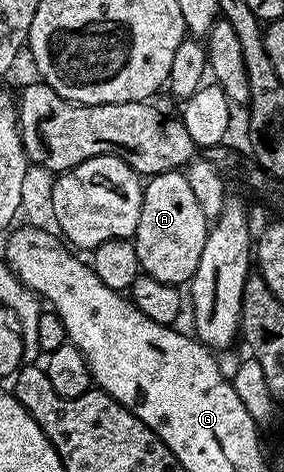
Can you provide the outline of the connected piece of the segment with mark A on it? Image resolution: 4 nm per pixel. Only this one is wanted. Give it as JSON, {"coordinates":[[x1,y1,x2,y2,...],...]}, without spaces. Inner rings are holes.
{"coordinates":[[179,169,164,171,149,177,143,187,142,216,138,216,134,239,141,271,154,280,162,280,175,287,179,287,180,282,191,283,198,260,202,260,202,247,206,245,210,220,194,197,187,173]]}

